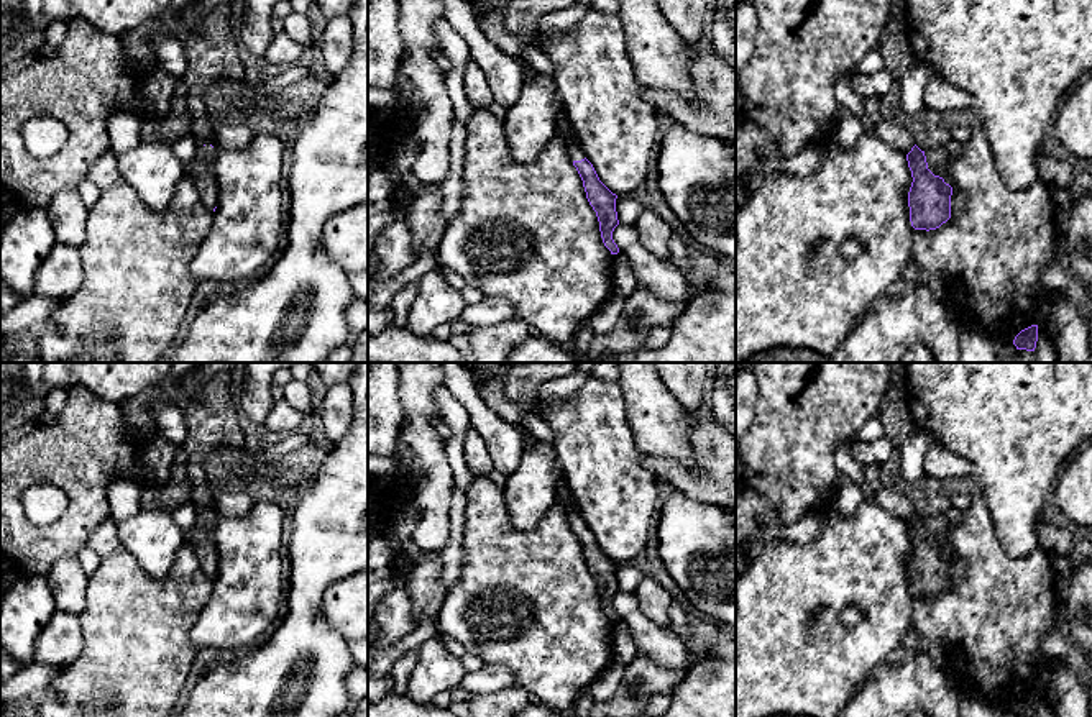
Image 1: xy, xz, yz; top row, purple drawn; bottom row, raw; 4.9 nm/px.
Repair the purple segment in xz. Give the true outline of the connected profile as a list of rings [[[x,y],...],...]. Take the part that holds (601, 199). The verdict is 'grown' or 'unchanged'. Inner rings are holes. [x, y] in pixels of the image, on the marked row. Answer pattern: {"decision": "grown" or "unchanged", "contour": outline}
{"decision": "grown", "contour": [[[575,138],[568,144],[568,154],[583,180],[586,199],[593,207],[593,210],[596,212],[603,243],[611,251],[611,254],[617,254],[619,248],[613,240],[613,231],[619,225],[617,212],[616,212],[617,195],[613,194],[599,180],[593,164],[586,159],[581,146]]]}

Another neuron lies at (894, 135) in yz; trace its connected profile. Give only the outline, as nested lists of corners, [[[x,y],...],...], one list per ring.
[[[885,116],[879,120],[872,130],[867,131],[872,131],[882,141],[893,146],[903,154],[908,154],[915,146],[915,138],[910,135],[910,131],[903,126],[890,123]]]

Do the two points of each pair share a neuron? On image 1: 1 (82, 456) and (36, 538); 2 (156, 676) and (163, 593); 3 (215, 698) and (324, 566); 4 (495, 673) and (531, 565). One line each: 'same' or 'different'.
1: same
2: same
3: same
4: different

